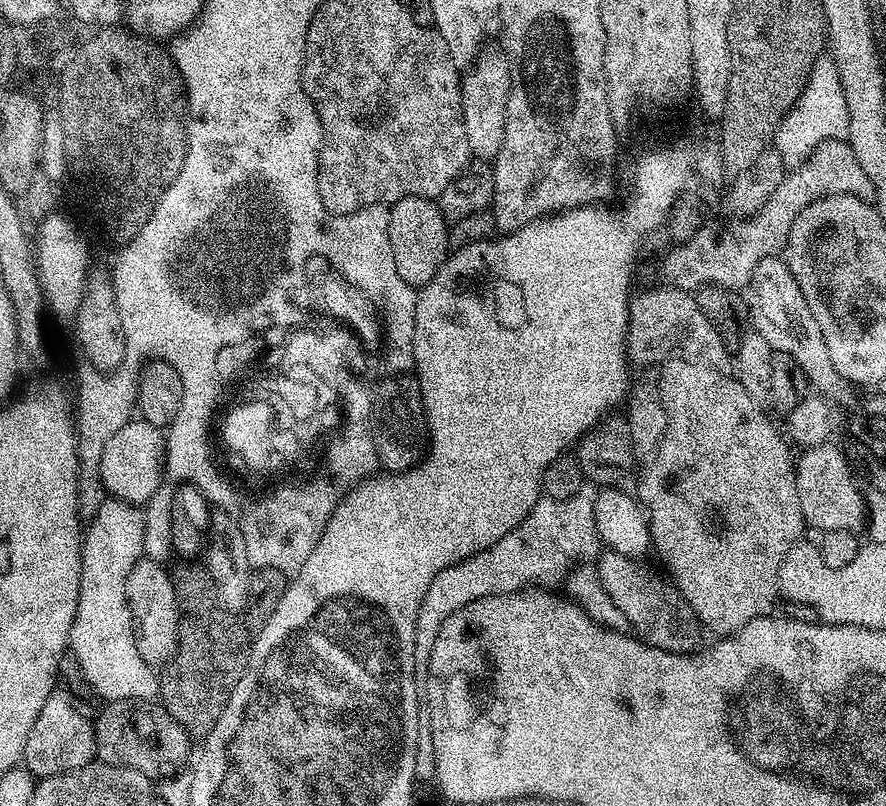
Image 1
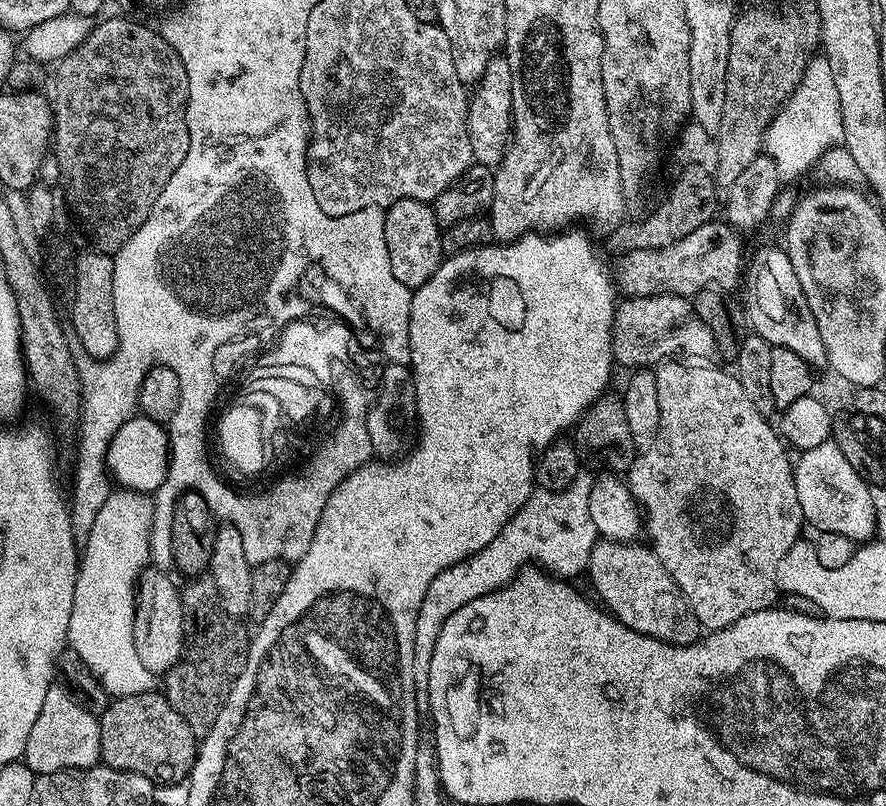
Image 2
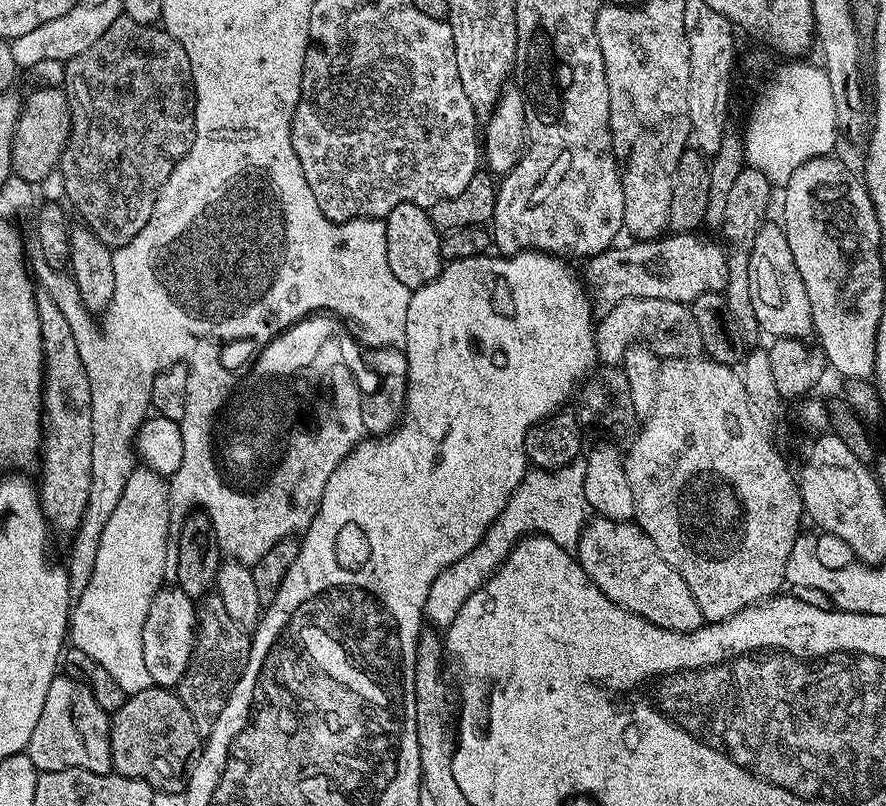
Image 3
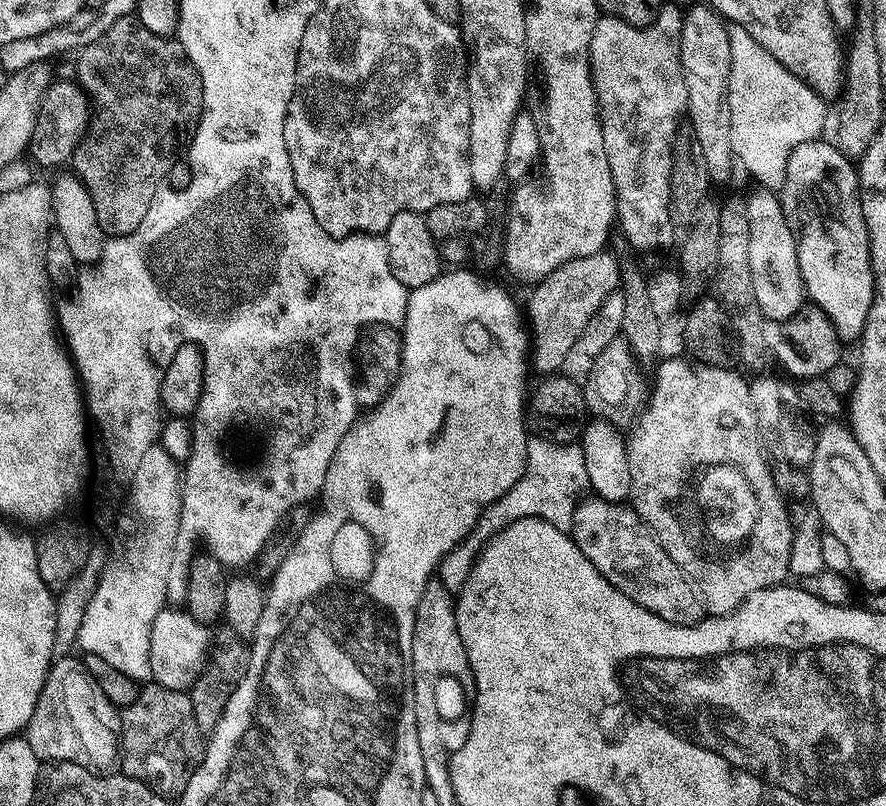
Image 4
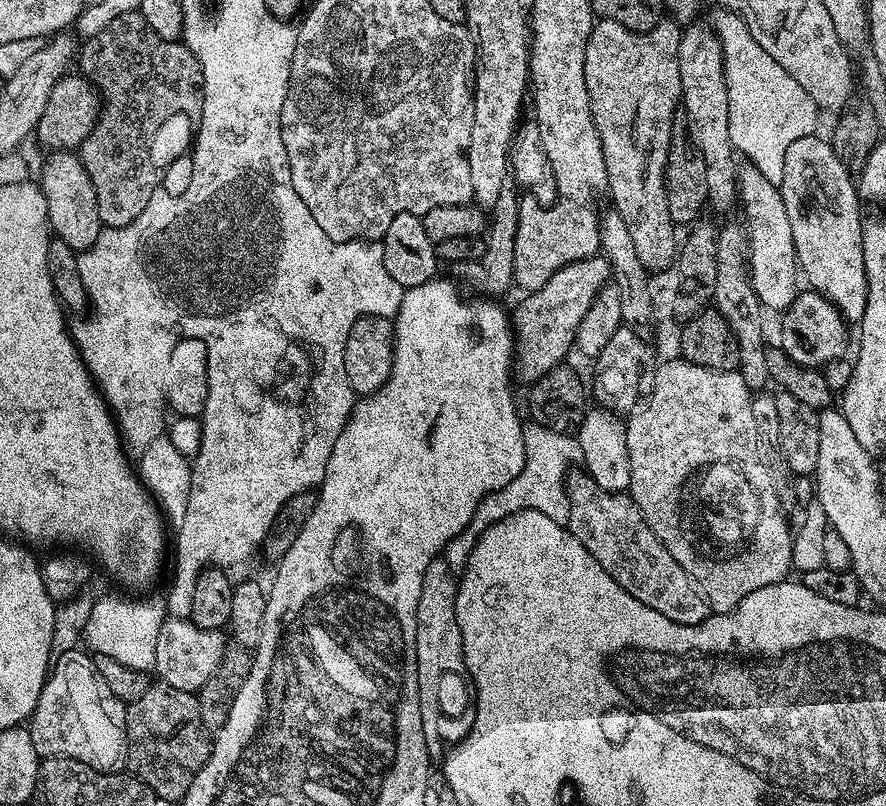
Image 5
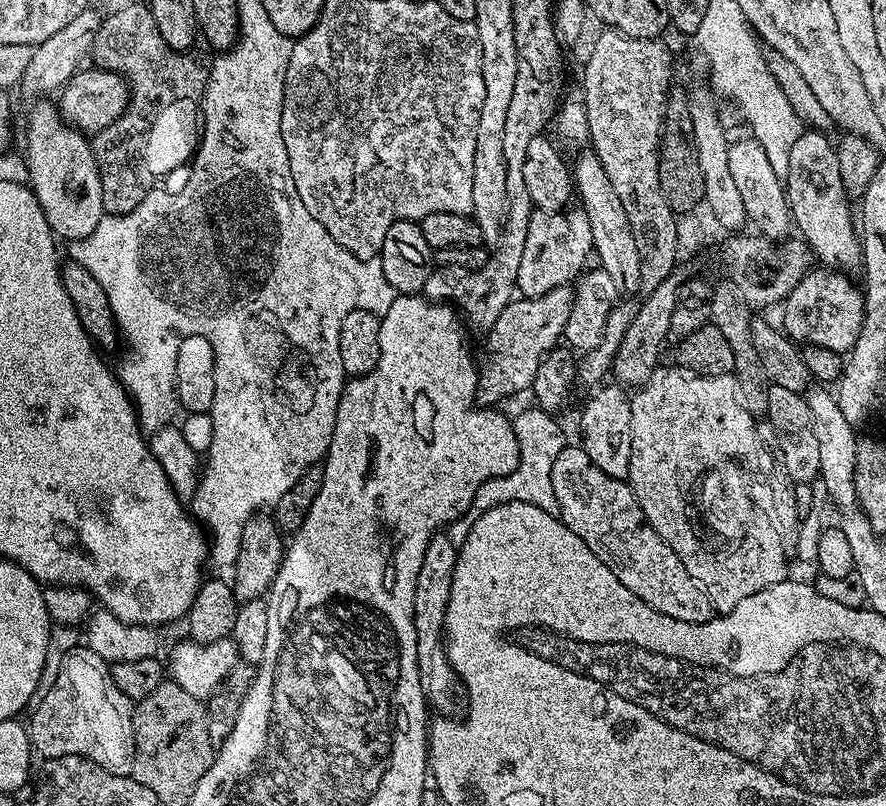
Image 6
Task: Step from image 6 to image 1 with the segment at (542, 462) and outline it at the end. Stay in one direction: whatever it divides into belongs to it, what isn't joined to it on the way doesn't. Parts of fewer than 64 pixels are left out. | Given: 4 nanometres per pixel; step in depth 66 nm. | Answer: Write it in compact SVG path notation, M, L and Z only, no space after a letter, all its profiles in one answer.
M584 482L574 497L565 500L541 498L530 510L528 517L514 531L506 534L506 538L494 542L494 546L474 554L468 560L442 570L433 578L420 603L414 630L412 673L417 681L427 681L434 638L438 638L438 630L442 630L442 622L446 622L450 614L458 614L462 606L478 602L478 598L519 592L533 582L540 582L543 576L552 576L560 571L563 573L569 566L583 561L587 557L584 555L592 547L597 547L594 522L597 491L597 485Z

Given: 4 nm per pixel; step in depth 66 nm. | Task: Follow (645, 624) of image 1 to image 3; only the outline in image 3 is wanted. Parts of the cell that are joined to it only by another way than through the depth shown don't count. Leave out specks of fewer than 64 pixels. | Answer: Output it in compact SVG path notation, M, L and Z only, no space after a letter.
M604 516L589 519L574 552L598 590L618 606L646 618L646 622L654 626L662 626L662 630L693 632L704 627L704 615L698 610L698 602L694 602L694 594L690 594L690 586L686 586L682 574L658 554L658 546L650 542L639 524L608 520Z

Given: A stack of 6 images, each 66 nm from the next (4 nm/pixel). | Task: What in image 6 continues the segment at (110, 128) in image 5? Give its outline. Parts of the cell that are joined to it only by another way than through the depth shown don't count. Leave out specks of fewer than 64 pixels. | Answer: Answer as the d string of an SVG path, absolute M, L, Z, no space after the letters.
M134 2L130 6L122 6L122 10L111 10L101 19L98 26L98 34L94 34L94 42L92 43L91 55L95 56L120 56L120 61L114 64L115 71L119 72L125 80L128 81L130 87L130 95L126 110L114 122L110 122L110 126L106 126L106 130L95 133L91 137L92 153L98 162L98 174L102 178L102 202L107 215L121 216L130 210L134 210L134 206L138 206L138 202L142 202L142 198L146 196L150 190L149 185L144 185L147 180L156 180L159 176L168 176L175 168L183 169L185 165L191 161L198 147L198 125L202 120L202 101L204 98L204 88L208 85L208 68L200 65L198 61L188 52L179 52L170 46L166 46L166 42L158 34L158 22L154 22L154 14L151 7L147 3L140 4Z

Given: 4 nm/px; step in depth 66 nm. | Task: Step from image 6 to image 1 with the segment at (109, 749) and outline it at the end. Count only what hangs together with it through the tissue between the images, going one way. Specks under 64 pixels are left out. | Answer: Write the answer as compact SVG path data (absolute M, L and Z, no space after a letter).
M60 690L53 691L52 696L46 698L38 718L34 718L34 726L30 726L22 757L23 767L33 776L53 776L70 768L85 768L93 763L96 756L96 730L93 721L87 720L75 707L79 708Z

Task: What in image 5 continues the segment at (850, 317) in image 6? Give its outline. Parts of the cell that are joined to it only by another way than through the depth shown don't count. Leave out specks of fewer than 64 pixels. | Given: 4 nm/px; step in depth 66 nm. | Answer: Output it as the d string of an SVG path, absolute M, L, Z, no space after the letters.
M801 291L790 307L784 309L779 320L781 340L781 344L778 344L779 351L785 352L800 367L820 370L825 364L845 359L849 325L837 312L836 307L819 292Z

